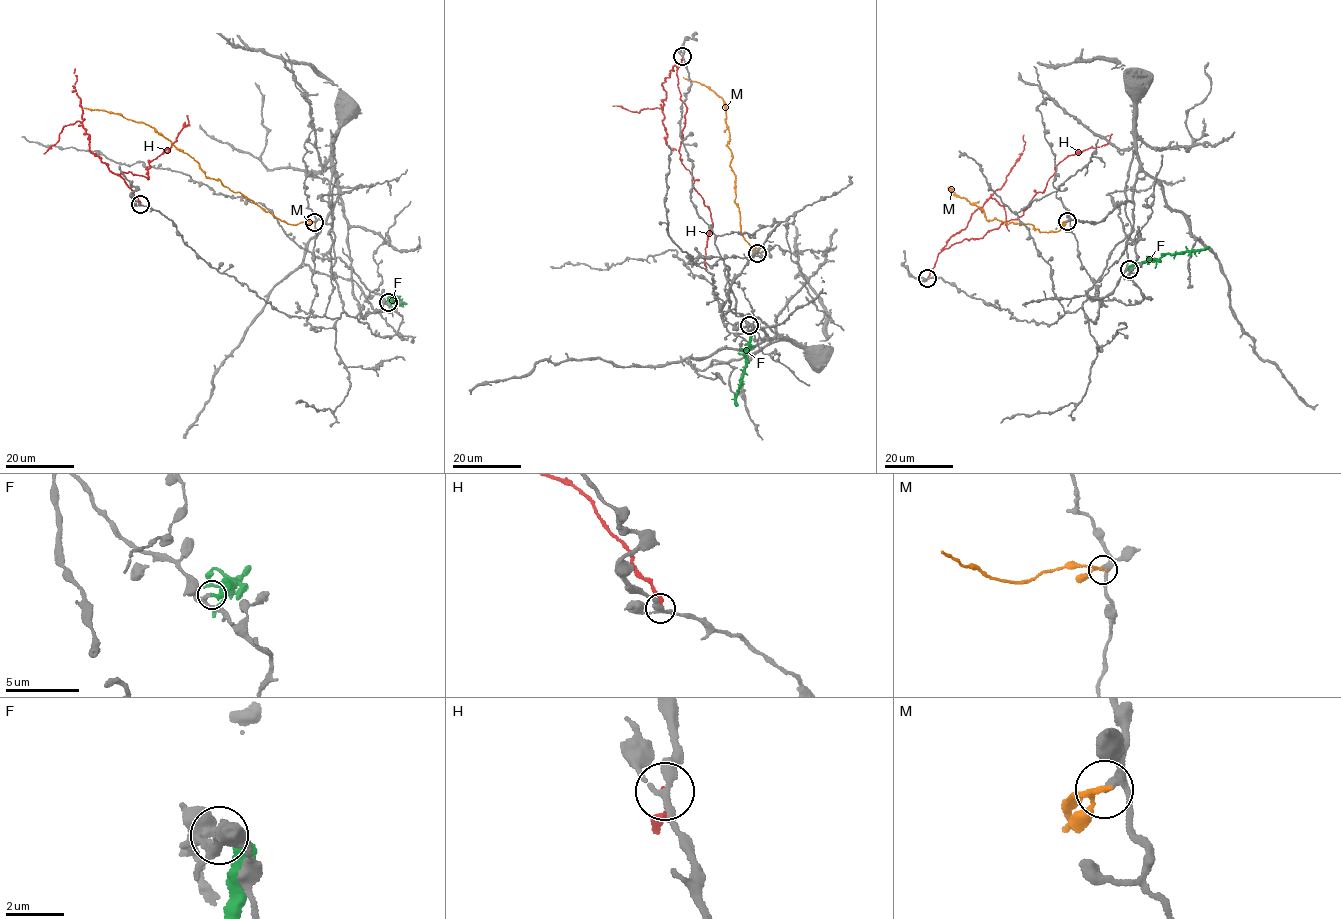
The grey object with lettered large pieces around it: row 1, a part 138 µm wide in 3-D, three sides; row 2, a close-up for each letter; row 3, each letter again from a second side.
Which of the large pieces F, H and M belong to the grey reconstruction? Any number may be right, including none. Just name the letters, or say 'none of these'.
none of these

